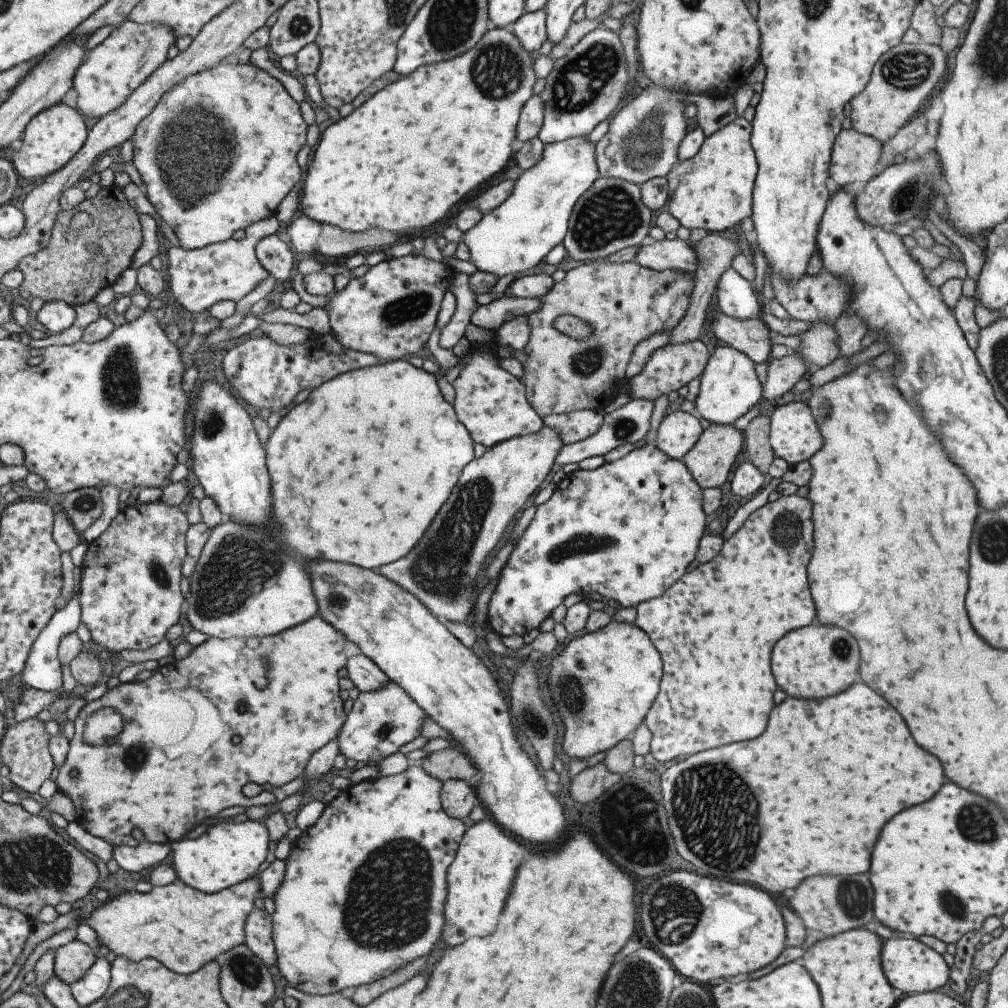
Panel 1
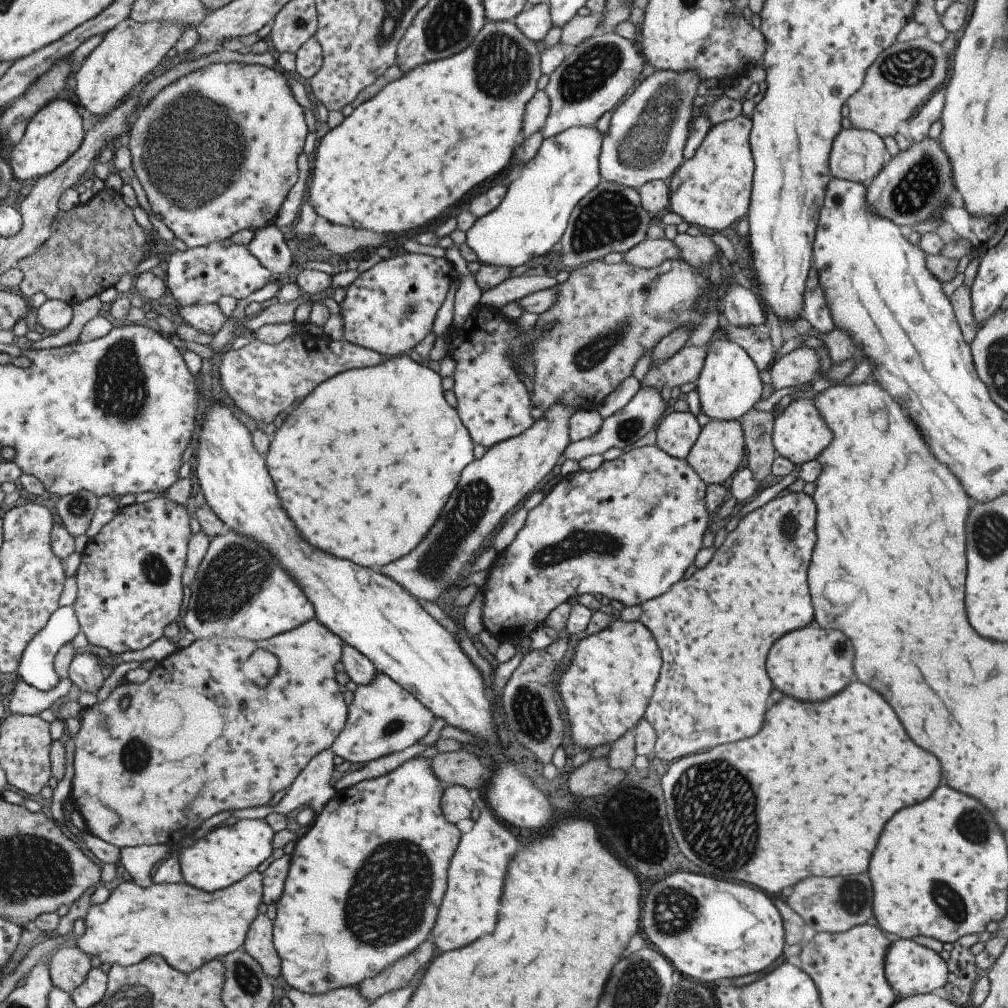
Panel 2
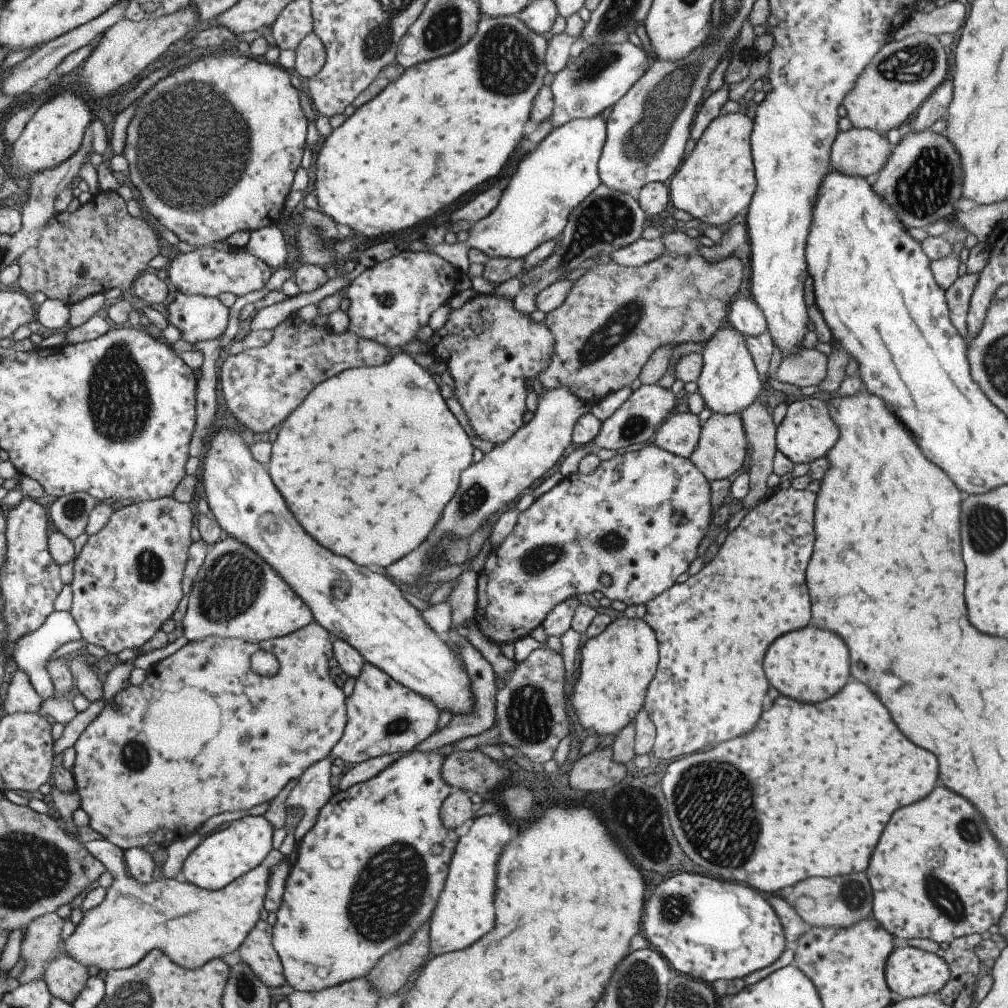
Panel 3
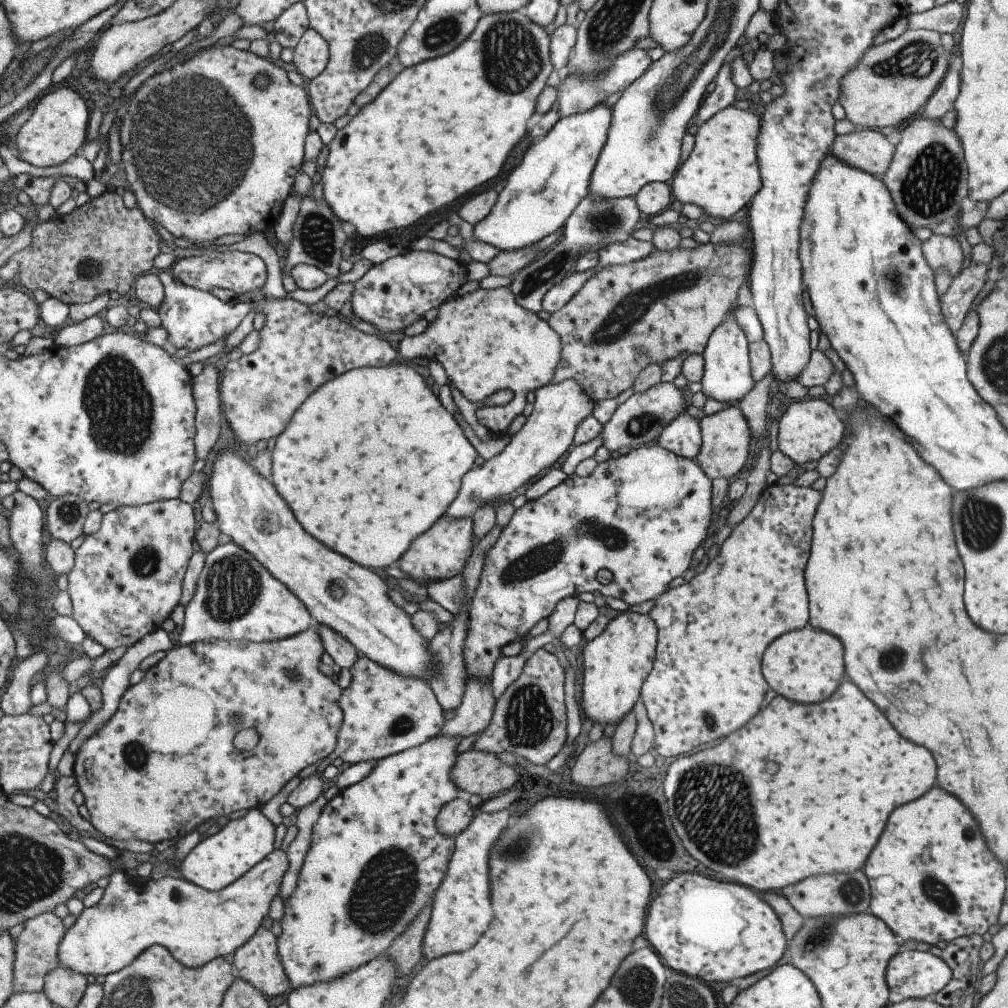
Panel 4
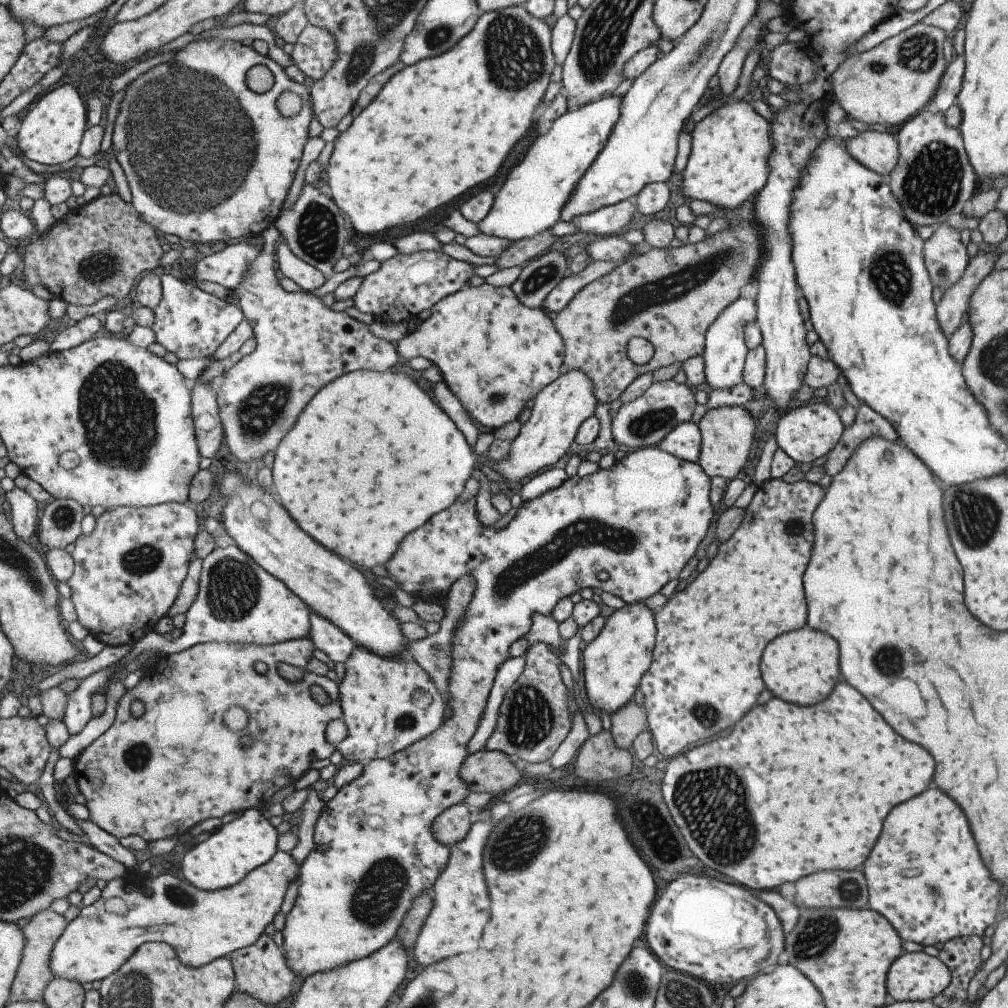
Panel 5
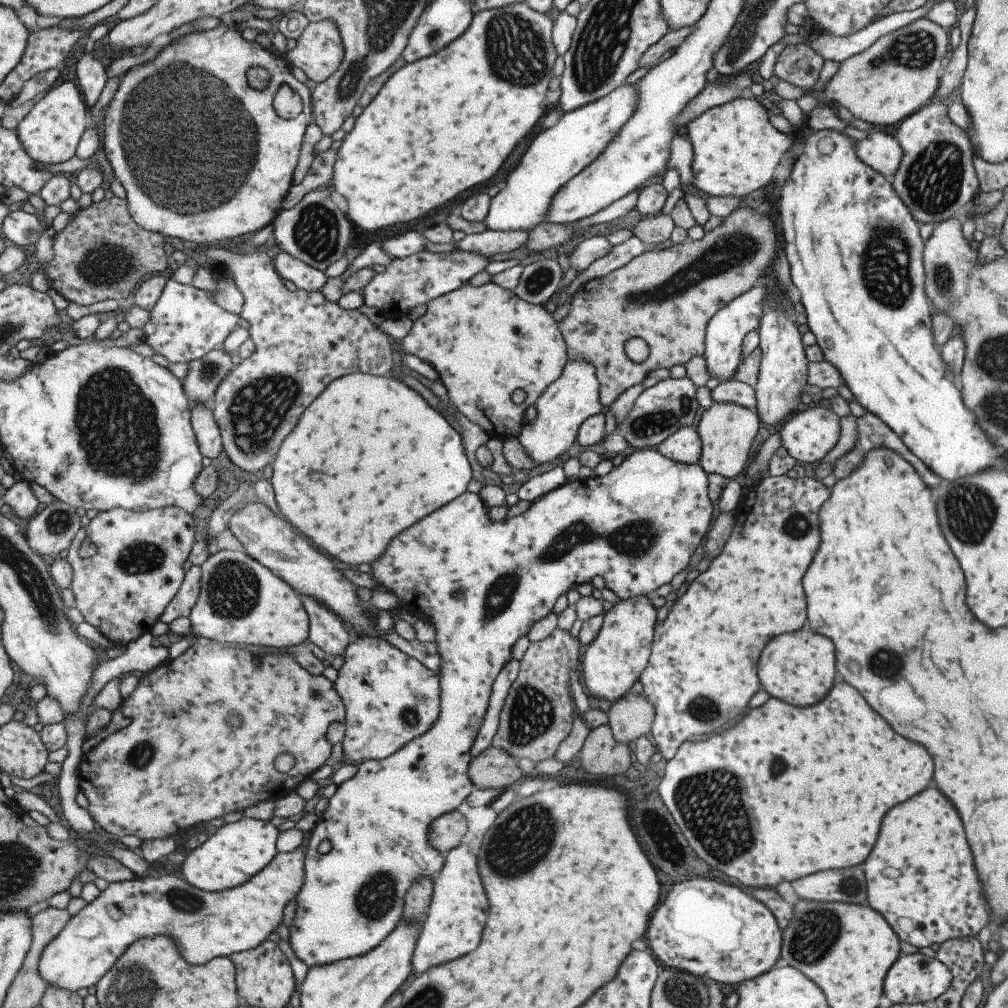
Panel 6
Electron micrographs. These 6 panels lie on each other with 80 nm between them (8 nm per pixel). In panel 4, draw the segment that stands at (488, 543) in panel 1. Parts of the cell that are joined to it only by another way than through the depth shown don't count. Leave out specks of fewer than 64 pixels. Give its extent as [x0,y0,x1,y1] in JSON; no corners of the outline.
[445,379,593,517]

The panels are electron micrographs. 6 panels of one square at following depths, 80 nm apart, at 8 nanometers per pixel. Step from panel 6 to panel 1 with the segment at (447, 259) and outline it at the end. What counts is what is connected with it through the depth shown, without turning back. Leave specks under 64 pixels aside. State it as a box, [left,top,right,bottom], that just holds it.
[323,253,452,362]

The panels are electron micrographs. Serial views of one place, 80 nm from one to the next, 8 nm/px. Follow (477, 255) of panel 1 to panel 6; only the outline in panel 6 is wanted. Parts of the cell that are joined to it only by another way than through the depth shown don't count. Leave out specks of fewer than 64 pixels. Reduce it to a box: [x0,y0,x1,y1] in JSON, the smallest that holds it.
[482,83,638,232]

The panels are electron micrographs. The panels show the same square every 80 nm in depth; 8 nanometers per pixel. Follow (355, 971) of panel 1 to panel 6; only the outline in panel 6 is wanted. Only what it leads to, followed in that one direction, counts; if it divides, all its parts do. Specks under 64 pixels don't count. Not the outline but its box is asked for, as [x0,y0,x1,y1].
[286,448,713,967]

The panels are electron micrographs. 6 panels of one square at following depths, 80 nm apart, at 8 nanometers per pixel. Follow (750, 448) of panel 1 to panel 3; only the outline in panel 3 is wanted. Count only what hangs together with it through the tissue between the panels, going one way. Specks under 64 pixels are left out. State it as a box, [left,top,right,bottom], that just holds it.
[739,398,777,509]

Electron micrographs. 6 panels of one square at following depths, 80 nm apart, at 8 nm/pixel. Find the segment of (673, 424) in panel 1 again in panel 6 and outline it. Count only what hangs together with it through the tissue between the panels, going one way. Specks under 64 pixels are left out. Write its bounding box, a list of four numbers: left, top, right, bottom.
[655,427,700,465]

